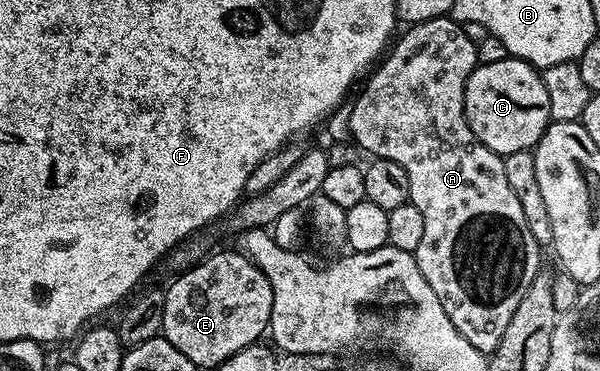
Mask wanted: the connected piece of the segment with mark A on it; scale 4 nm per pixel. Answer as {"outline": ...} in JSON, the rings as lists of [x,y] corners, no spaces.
{"outline":[[[450,16],[417,23],[410,26],[406,32],[407,34],[400,41],[398,38],[390,46],[389,52],[382,58],[381,63],[374,66],[373,72],[366,78],[367,86],[363,90],[362,88],[358,90],[359,98],[356,99],[355,106],[350,106],[349,109],[351,139],[364,154],[371,153],[367,155],[372,158],[393,159],[393,163],[401,163],[401,167],[405,167],[405,175],[409,175],[409,195],[411,196],[409,204],[417,207],[417,211],[421,211],[421,215],[425,218],[425,232],[414,254],[417,267],[421,267],[421,275],[425,275],[425,283],[433,287],[433,295],[441,299],[441,307],[445,307],[445,315],[449,315],[453,327],[457,327],[457,331],[461,331],[461,335],[465,335],[465,339],[469,339],[469,343],[473,343],[477,351],[489,355],[497,347],[497,343],[501,343],[501,335],[505,335],[505,327],[509,327],[509,319],[513,319],[513,311],[517,311],[517,303],[525,299],[525,291],[529,291],[529,283],[533,283],[533,279],[541,271],[541,265],[539,265],[541,246],[537,243],[537,239],[533,239],[533,234],[525,224],[525,214],[521,212],[517,195],[513,195],[513,190],[509,187],[503,157],[494,153],[489,147],[485,147],[485,143],[481,143],[477,135],[473,135],[467,122],[465,83],[479,64],[477,46],[470,42],[468,35],[465,35],[462,24],[451,20]]]}

